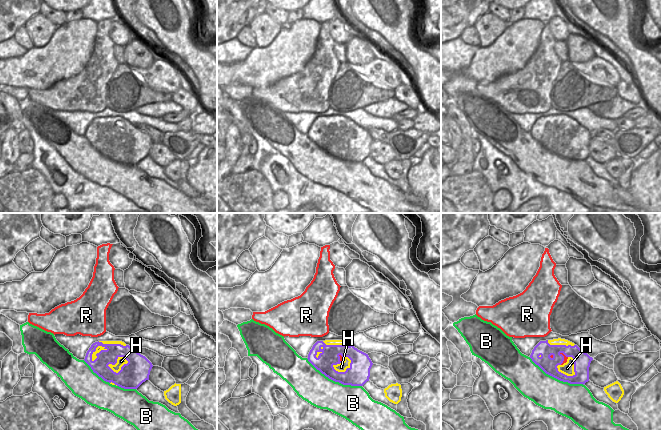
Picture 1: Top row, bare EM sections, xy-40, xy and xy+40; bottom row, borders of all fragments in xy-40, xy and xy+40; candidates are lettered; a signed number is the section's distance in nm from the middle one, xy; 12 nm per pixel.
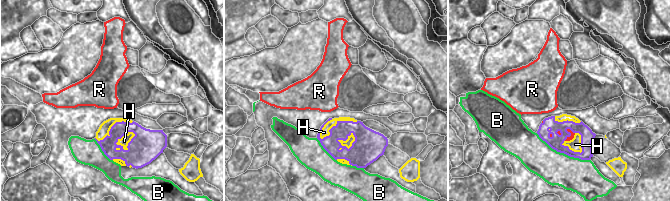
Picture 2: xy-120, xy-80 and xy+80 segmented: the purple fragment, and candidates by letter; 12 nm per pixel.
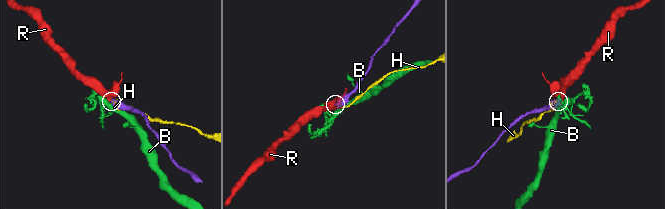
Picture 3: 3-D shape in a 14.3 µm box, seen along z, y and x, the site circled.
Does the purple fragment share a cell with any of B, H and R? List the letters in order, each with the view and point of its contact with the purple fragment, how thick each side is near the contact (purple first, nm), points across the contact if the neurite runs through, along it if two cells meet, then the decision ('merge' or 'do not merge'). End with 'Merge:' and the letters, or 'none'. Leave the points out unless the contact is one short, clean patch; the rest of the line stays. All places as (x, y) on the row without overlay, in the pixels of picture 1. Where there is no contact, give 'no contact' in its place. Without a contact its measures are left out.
B: xy (334, 156) | 240/380 nm | do not merge
H: xy-40 (116, 136) | 280/100 nm | do not merge
R: xy+40 (563, 134) | 200/50 nm | do not merge
Merge: none

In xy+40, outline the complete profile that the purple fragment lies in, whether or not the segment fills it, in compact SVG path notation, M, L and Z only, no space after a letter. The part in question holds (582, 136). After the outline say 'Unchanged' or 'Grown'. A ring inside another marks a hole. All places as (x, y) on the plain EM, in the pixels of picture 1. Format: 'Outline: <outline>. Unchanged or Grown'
Outline: M548 116L540 117L532 126L530 134L546 150L560 157L583 161L589 157L589 143L593 134L577 121L550 121ZM565 132L574 135L573 152L558 147L557 142L563 139Z. Unchanged

